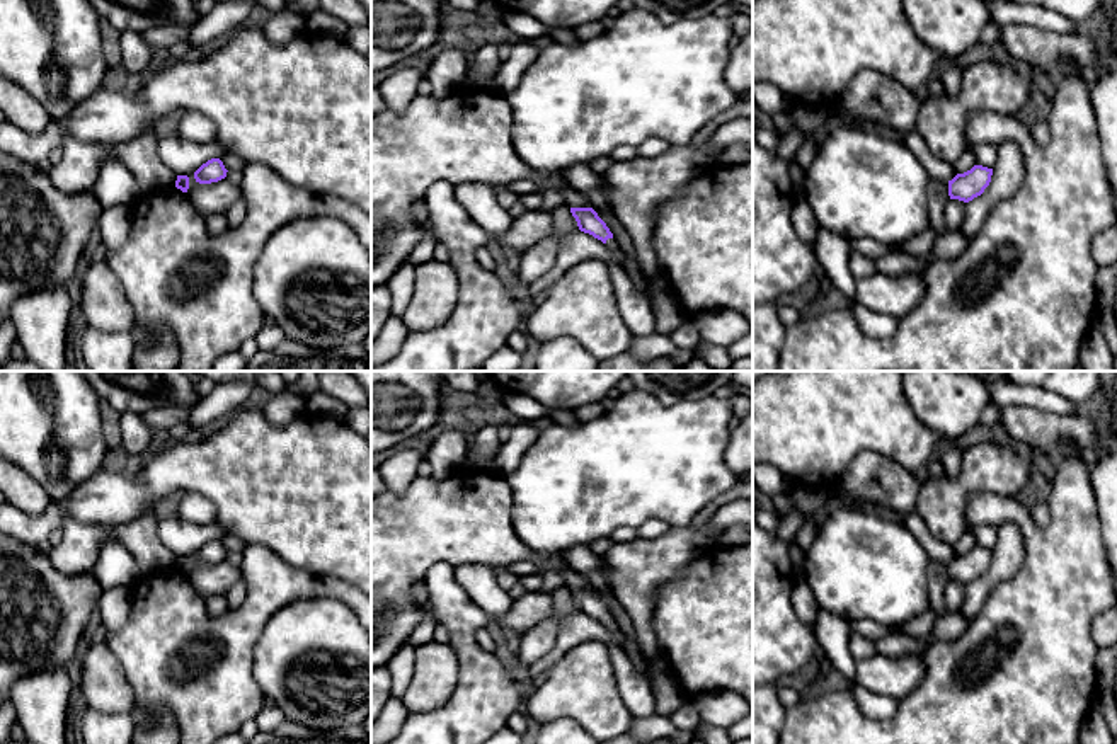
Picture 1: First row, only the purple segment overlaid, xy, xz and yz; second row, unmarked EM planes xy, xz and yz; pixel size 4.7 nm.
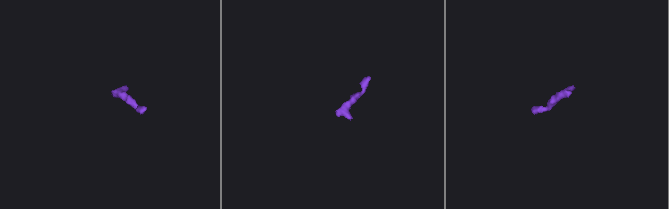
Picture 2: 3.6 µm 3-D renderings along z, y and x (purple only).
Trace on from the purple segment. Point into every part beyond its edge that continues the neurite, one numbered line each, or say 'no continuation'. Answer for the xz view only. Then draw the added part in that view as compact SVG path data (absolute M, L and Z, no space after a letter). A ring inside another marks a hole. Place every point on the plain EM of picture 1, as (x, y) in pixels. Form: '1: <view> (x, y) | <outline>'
1: xz (612, 623) | M613 618L613 620L608 620L608 621L606 621L606 627L610 628L610 632L611 632L615 642L622 647L623 635L622 635L622 632L620 632L620 628L618 628L616 620L615 620L615 618Z

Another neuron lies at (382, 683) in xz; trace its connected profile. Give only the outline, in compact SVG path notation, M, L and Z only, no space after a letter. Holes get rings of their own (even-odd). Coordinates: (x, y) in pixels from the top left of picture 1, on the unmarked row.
M387 666L371 669L371 724L376 720L385 703L388 701L392 686L393 681Z

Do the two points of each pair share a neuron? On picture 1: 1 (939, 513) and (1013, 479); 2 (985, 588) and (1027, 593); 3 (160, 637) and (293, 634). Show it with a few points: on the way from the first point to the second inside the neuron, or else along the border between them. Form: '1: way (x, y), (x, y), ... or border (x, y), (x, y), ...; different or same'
1: way (957, 494), (973, 479), (995, 479); same
2: border (1022, 564), (991, 591), (973, 620); different
3: border (288, 603), (266, 623), (254, 649), (252, 673); different

